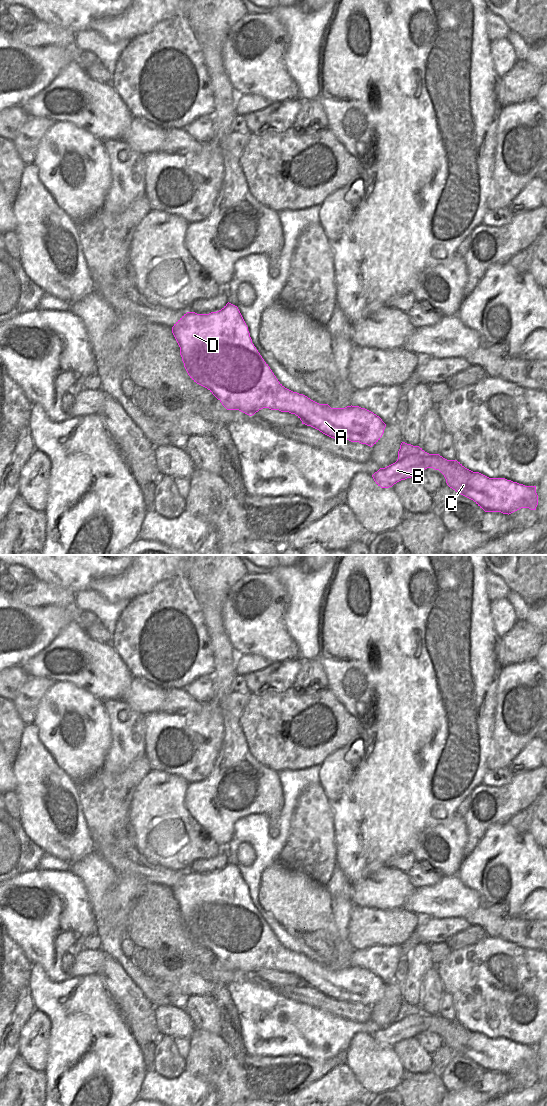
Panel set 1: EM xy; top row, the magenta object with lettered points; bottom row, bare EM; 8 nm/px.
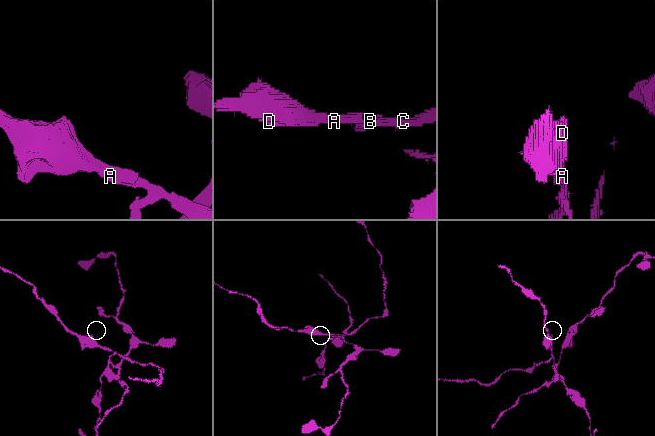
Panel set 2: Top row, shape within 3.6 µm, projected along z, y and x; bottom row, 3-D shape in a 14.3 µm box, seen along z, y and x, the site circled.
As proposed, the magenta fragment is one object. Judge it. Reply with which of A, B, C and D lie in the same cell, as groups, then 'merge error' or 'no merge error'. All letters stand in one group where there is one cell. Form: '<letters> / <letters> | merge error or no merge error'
A C D / B | merge error

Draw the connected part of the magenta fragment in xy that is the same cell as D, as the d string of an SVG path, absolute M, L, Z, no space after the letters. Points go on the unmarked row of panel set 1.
M227 863L221 870L209 874L187 872L172 887L172 893L180 907L180 915L190 938L207 948L227 970L239 970L249 976L263 968L295 974L302 984L311 986L336 1000L349 1000L372 1007L384 993L386 984L373 972L359 966L331 968L319 964L303 954L285 948L264 921L250 897L248 887L237 866Z

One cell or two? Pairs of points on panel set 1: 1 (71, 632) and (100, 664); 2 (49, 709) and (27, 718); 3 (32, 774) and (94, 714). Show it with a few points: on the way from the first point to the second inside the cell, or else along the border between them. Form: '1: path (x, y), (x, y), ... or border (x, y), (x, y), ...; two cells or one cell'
1: path (77, 640), (93, 656); one cell
2: border (45, 692), (38, 705), (33, 723); two cells
3: border (38, 735), (38, 739), (43, 747), (66, 773); two cells

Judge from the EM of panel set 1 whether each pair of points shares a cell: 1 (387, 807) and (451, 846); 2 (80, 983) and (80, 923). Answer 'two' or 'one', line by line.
1: two
2: two

